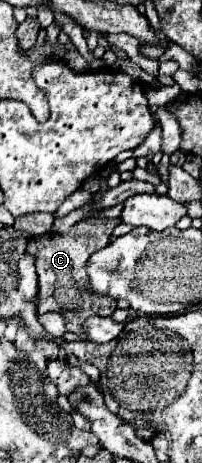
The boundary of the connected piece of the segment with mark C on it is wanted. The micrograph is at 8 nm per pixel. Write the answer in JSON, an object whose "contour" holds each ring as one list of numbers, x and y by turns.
{"contour":[[95,216,95,218,77,222,67,234,47,232,47,234,29,238,29,250,35,256,35,266,39,276,39,306,37,306,39,314,45,314,45,312,63,314,63,318,67,318,67,330,79,334,81,324,89,316,111,316,115,312,117,302,113,298,91,292,89,278,85,272,85,262,93,252,109,244,111,232,117,224,119,220]]}

